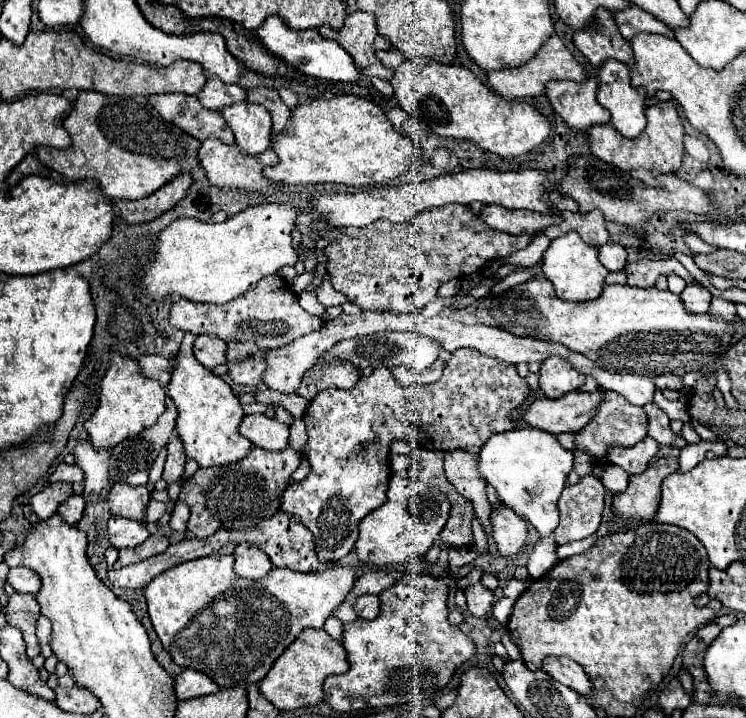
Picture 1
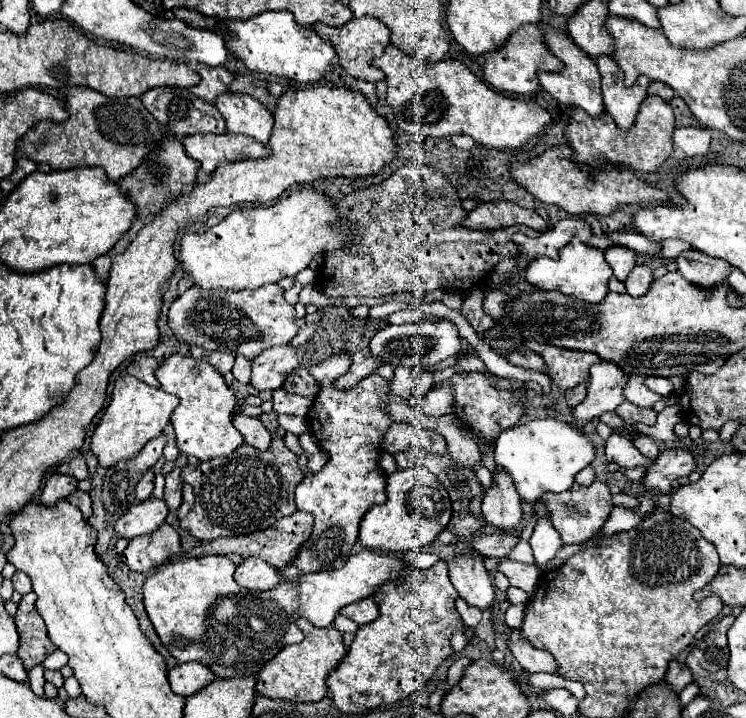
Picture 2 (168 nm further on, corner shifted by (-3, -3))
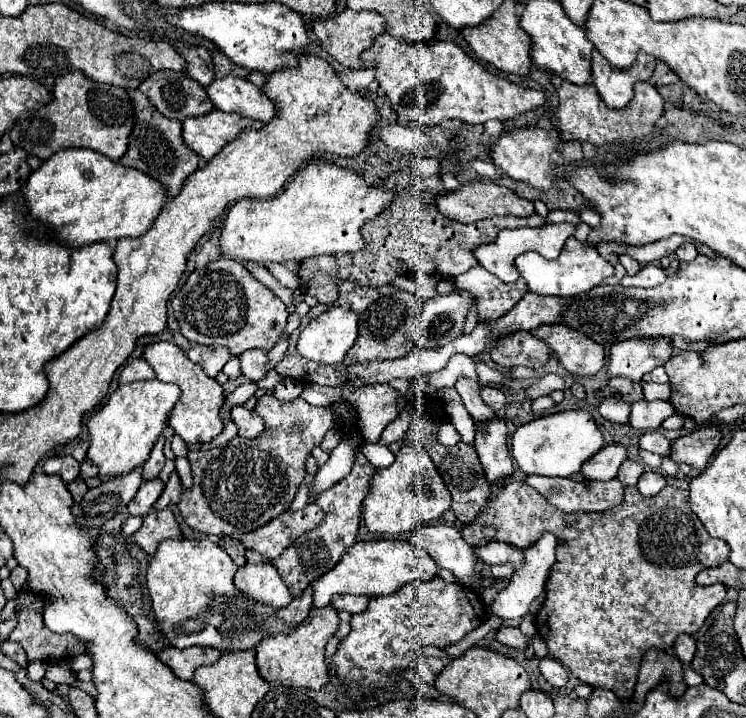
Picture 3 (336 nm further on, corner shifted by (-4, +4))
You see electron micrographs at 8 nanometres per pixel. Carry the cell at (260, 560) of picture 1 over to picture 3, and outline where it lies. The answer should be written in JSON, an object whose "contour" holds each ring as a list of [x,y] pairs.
{"contour":[[[246,564],[238,568],[234,576],[234,586],[252,598],[254,602],[272,606],[272,608],[284,608],[292,602],[292,596],[284,584],[284,580],[278,576],[276,568],[270,564]]]}

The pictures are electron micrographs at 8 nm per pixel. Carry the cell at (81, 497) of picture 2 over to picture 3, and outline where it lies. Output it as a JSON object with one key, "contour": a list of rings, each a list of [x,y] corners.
{"contour":[[[76,478],[74,482],[70,482],[66,486],[68,486],[68,490],[70,490],[74,500],[82,500],[82,496],[88,492],[88,486],[86,486],[86,482],[82,478]]]}

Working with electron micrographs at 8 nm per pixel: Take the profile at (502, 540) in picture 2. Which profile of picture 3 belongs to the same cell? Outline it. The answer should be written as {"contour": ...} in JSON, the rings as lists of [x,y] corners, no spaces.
{"contour":[[[504,480],[504,486],[496,490],[496,498],[488,500],[480,514],[462,530],[470,546],[486,544],[486,540],[482,540],[482,524],[494,524],[498,528],[498,542],[522,550],[532,546],[545,532],[560,540],[556,546],[556,562],[546,584],[546,600],[536,614],[538,634],[546,642],[550,656],[562,662],[574,678],[592,688],[612,690],[622,700],[632,698],[640,662],[648,648],[668,650],[678,634],[698,632],[708,614],[726,598],[726,586],[698,586],[694,582],[700,570],[726,562],[730,546],[704,530],[702,522],[688,506],[688,490],[666,486],[660,494],[646,498],[636,486],[628,486],[624,504],[618,508],[566,514],[552,508],[552,504],[528,484]]]}

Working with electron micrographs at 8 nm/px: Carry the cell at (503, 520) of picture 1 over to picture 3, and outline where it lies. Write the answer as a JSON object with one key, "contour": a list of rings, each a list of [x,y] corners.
{"contour":[[[500,418],[476,424],[474,448],[490,482],[498,482],[512,474],[512,458],[508,452],[508,428]]]}

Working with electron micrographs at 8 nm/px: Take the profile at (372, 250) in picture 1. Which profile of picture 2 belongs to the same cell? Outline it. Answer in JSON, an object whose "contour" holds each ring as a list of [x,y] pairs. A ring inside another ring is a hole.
{"contour":[[[407,163],[383,183],[345,195],[335,205],[341,215],[337,227],[349,227],[353,237],[345,241],[345,247],[325,253],[325,263],[317,279],[319,289],[329,297],[387,297],[405,291],[429,293],[435,289],[463,289],[469,287],[467,283],[471,279],[485,277],[499,259],[519,255],[519,247],[511,239],[515,233],[529,237],[539,235],[525,225],[497,231],[467,229],[463,225],[467,211],[461,203],[449,203],[449,199],[445,199],[445,195],[453,195],[453,191],[455,187],[441,171],[423,163]],[[421,187],[441,191],[441,199],[419,207],[415,195]],[[367,191],[375,193],[371,209],[367,209]]]}

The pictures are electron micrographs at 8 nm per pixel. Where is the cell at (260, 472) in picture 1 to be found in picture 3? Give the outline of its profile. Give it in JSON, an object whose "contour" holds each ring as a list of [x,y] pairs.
{"contour":[[[264,394],[258,398],[254,412],[264,420],[264,430],[258,438],[232,438],[220,448],[188,452],[194,482],[192,488],[184,490],[178,508],[192,530],[216,536],[240,536],[288,510],[306,476],[306,458],[336,424],[330,408],[310,406],[302,398],[282,402]]]}

